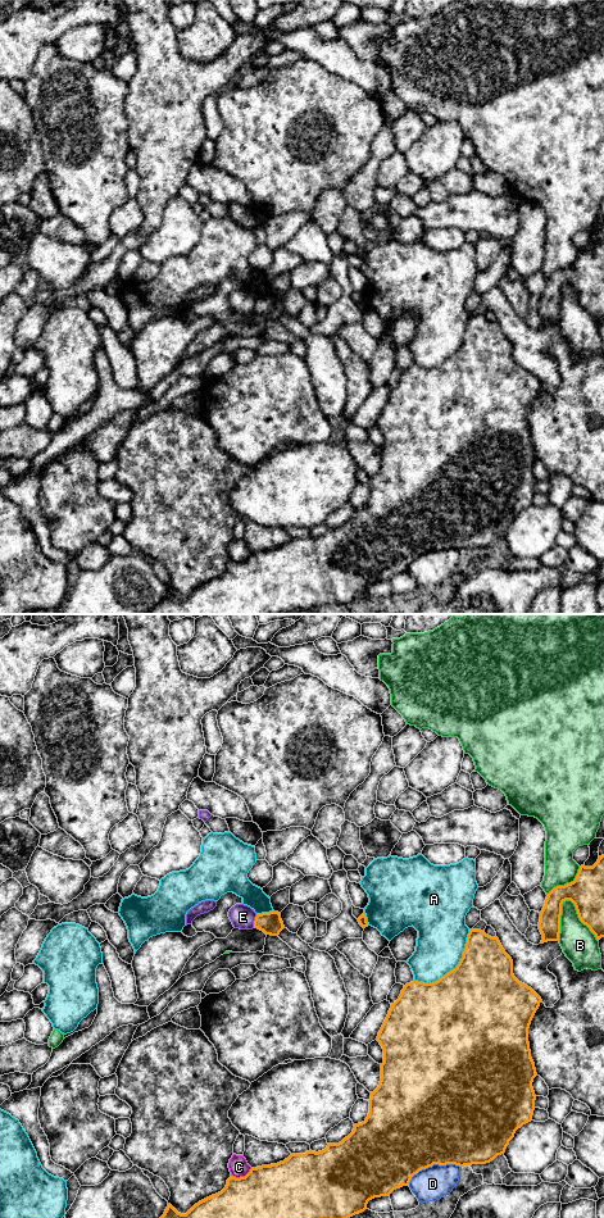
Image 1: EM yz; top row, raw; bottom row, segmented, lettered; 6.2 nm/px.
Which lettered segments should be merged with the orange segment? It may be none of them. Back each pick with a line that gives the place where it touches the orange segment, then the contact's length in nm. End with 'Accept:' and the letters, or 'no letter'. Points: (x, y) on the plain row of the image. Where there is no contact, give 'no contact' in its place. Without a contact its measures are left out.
Accept: no letter

